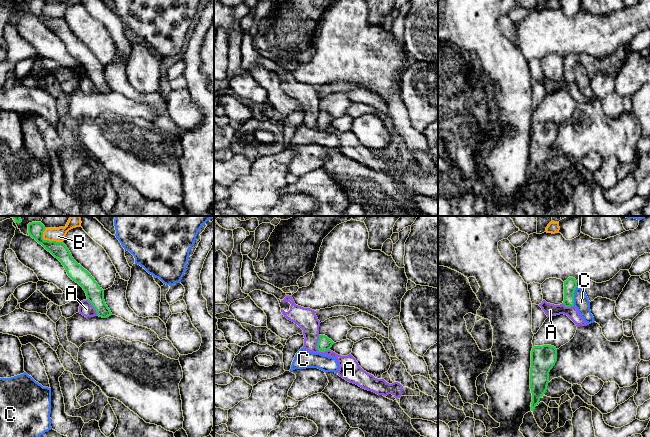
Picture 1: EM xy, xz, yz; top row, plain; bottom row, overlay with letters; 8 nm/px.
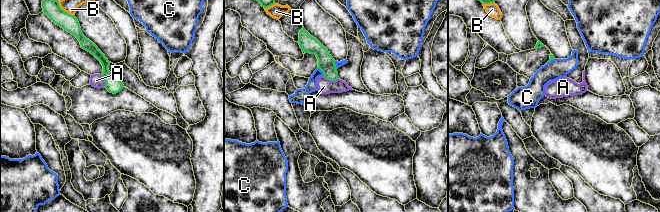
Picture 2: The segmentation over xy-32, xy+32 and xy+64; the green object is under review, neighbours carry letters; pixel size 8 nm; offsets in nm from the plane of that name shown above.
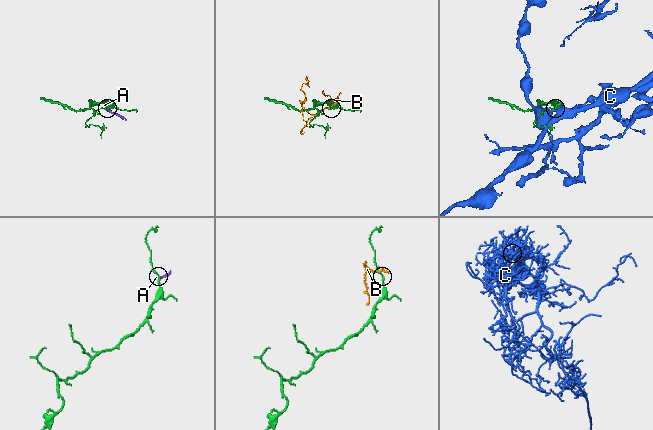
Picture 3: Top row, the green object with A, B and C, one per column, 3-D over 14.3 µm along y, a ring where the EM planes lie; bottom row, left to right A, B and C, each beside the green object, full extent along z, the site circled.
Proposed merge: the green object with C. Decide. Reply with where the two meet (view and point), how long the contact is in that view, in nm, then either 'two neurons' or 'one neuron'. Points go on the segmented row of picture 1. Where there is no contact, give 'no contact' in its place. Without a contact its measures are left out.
yz (573, 296) | 160 nm | two neurons

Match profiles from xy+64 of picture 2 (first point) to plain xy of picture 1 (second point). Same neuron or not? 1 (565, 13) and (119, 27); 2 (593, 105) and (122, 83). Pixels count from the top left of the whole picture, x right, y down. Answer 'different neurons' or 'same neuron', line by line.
1: same neuron
2: different neurons

